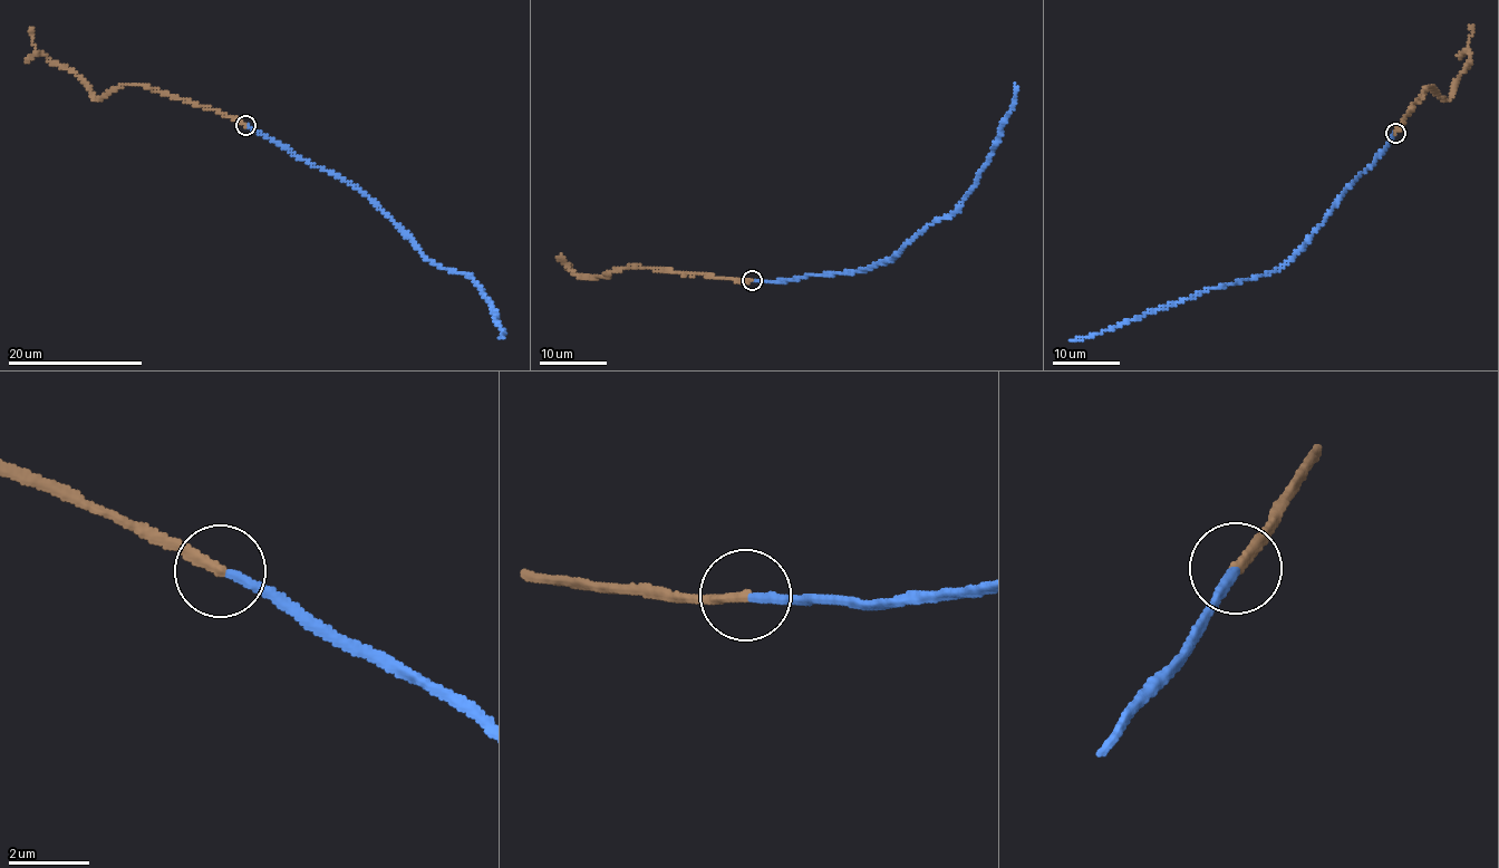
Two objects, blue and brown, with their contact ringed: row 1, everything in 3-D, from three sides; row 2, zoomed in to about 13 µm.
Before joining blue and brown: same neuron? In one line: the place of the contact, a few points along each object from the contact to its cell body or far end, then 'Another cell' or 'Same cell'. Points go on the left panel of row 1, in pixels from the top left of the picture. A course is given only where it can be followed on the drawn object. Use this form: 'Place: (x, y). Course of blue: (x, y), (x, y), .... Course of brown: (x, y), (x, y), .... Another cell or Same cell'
Place: (245, 125). Course of blue: (247, 125), (346, 179), (410, 235), (427, 259), (471, 277), (489, 302), (502, 331), (500, 338). Course of brown: (247, 125), (143, 86), (115, 87), (95, 99), (74, 73), (35, 47), (31, 29). Same cell

